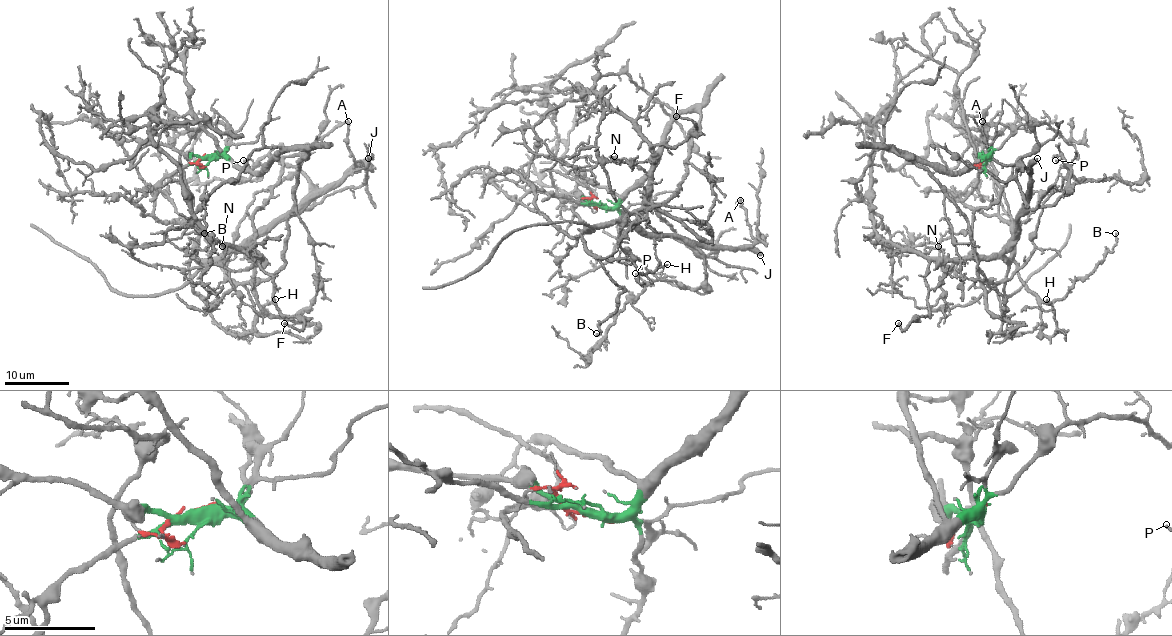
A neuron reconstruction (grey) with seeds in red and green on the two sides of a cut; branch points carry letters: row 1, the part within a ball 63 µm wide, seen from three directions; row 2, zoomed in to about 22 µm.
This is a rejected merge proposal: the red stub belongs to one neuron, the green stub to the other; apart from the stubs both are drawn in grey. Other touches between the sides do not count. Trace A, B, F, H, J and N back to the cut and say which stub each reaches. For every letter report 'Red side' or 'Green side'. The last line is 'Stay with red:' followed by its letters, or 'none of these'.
A: Red side
B: Red side
F: Red side
H: Red side
J: Red side
N: Red side
Stay with red: A, B, F, H, J, N

